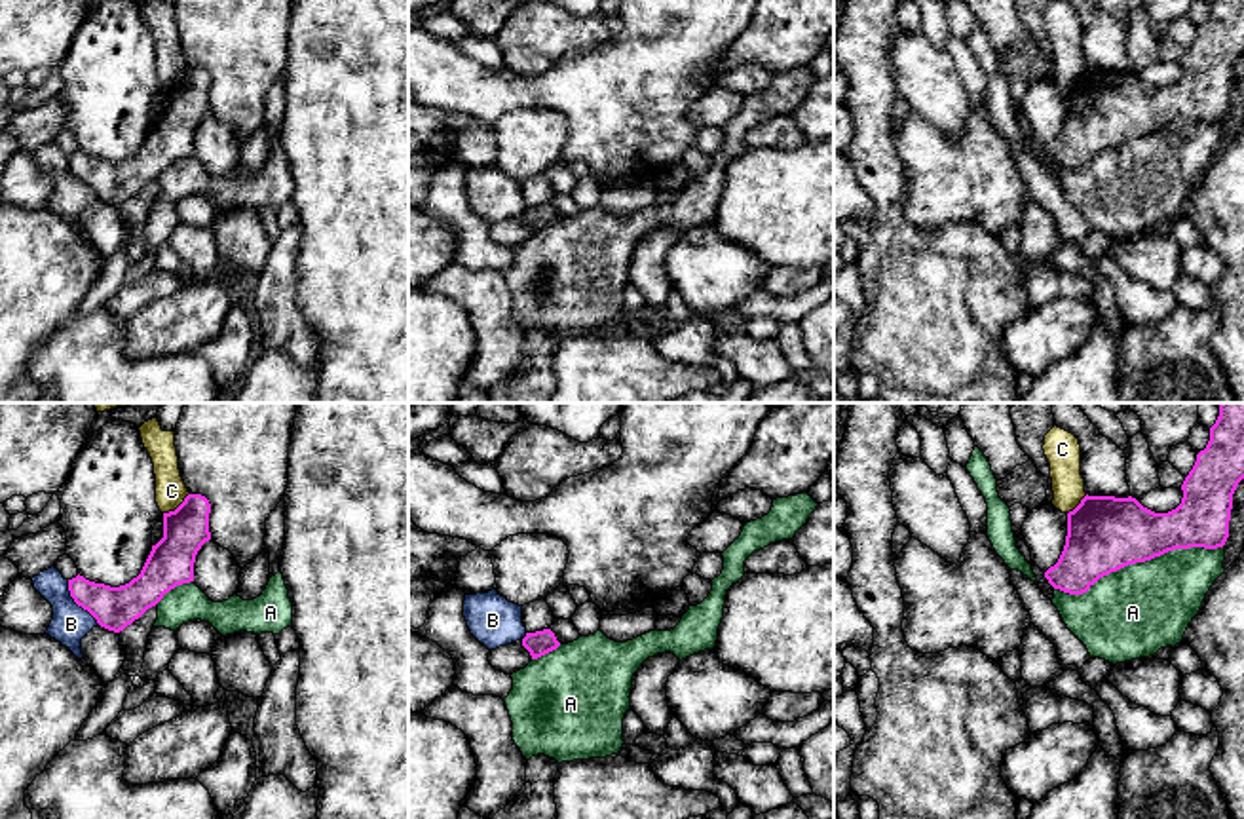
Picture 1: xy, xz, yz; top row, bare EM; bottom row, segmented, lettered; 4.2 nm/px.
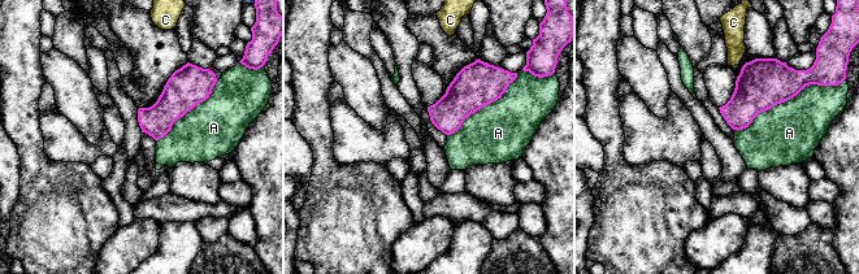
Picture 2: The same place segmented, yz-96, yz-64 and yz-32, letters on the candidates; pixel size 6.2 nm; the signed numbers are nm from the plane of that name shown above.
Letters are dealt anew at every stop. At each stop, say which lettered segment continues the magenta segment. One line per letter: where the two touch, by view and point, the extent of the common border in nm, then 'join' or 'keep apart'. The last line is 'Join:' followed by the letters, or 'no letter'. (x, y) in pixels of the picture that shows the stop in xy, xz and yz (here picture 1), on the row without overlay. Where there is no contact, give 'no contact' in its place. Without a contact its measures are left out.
A: meets magenta in yz at (1138, 135); contact 750 nm long; keep apart
B: meets magenta in xy at (76, 177); contact 240 nm long; keep apart
C: meets magenta in xy at (179, 80); contact 140 nm long; keep apart
Join: no letter

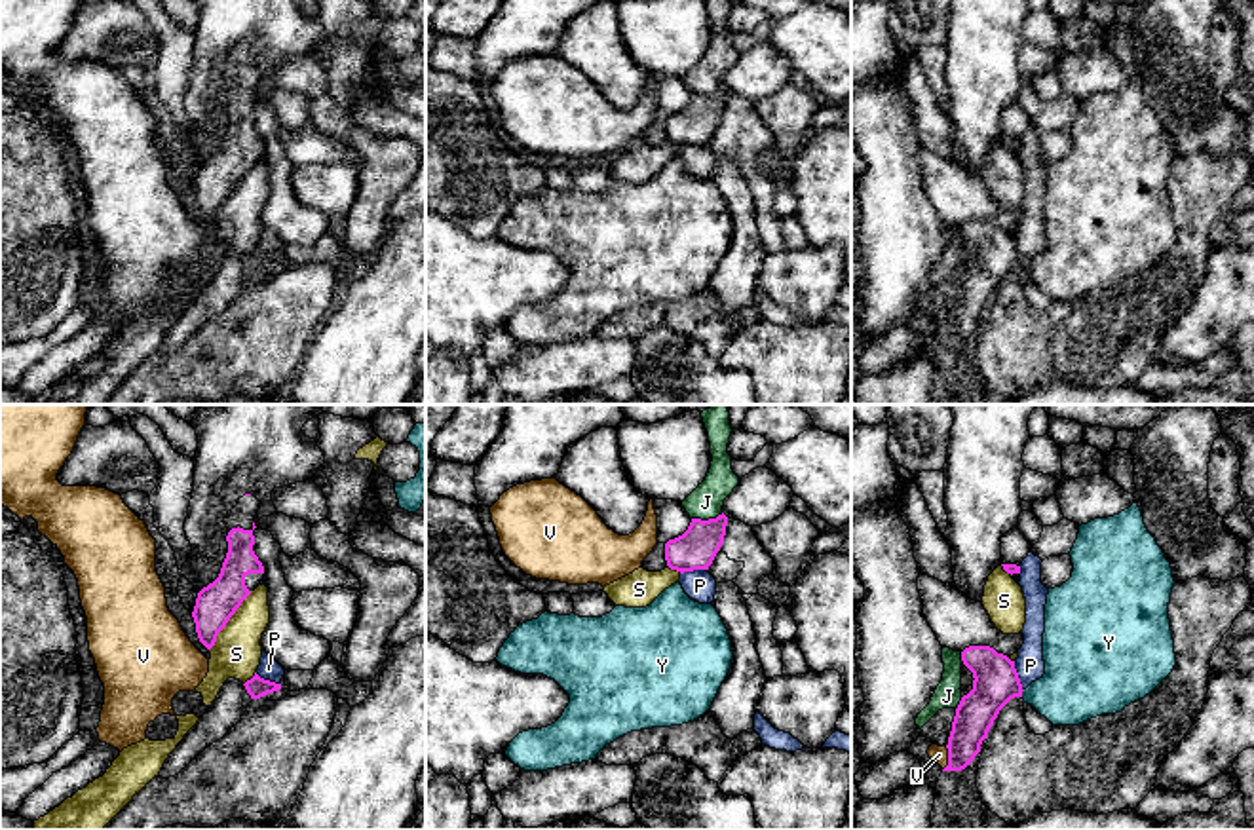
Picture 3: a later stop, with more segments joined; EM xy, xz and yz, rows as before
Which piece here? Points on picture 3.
J: meets magenta in xz at (709, 94); contact 140 nm long; keep apart
P: meets magenta in yz at (1017, 251); contact 130 nm long; keep apart
S: meets magenta in xy at (228, 194); contact 320 nm long; keep apart
V: meets magenta in yz at (949, 331); contact 130 nm long; keep apart
Y: meets magenta in yz at (1021, 268); contact 40 nm long; keep apart
Join: no letter

